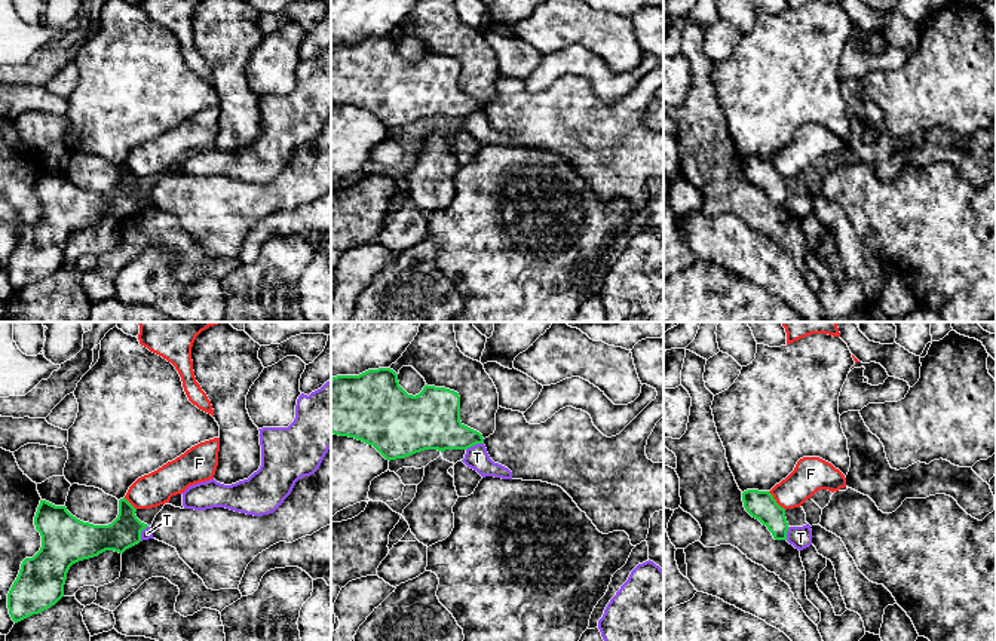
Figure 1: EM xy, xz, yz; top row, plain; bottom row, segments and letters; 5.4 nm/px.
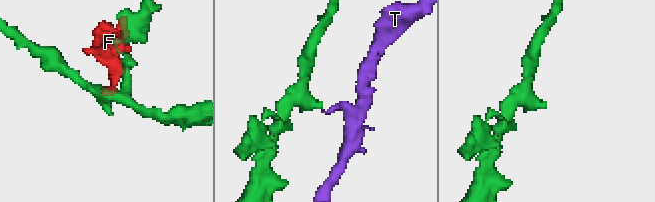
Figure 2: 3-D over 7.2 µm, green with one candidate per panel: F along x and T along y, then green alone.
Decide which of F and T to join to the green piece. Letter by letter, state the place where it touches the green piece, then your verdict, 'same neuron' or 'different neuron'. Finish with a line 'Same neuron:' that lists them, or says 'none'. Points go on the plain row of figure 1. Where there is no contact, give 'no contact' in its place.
F: yz (775, 169) | different neuron
T: xz (474, 112) | different neuron
Same neuron: none

